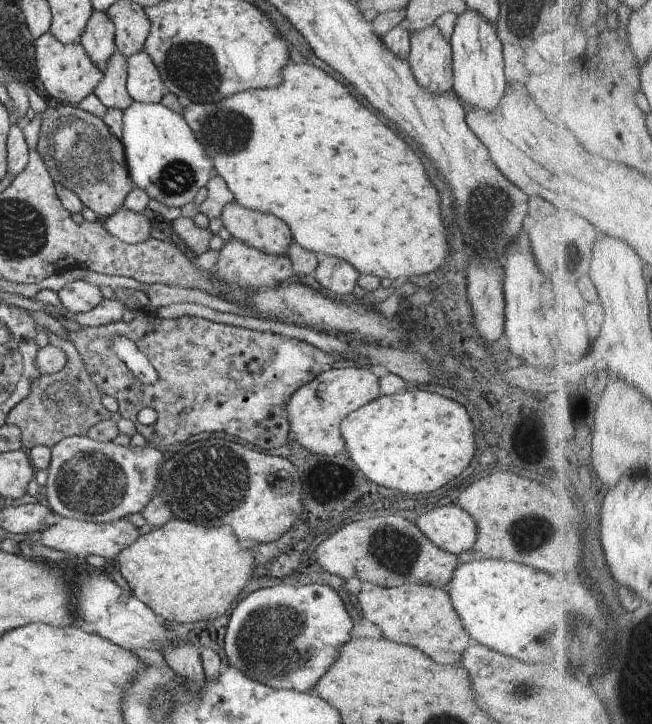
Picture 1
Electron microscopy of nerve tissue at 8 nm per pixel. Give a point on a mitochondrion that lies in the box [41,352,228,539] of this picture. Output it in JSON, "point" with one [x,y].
{"point":[92,482]}

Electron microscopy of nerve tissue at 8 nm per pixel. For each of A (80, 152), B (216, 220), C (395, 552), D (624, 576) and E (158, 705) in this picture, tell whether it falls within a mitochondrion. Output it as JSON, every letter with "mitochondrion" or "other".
{"A":"mitochondrion","B":"other","C":"mitochondrion","D":"other","E":"mitochondrion"}

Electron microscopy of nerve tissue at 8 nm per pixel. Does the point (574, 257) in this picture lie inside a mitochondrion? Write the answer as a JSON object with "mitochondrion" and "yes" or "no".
{"mitochondrion":"no"}

